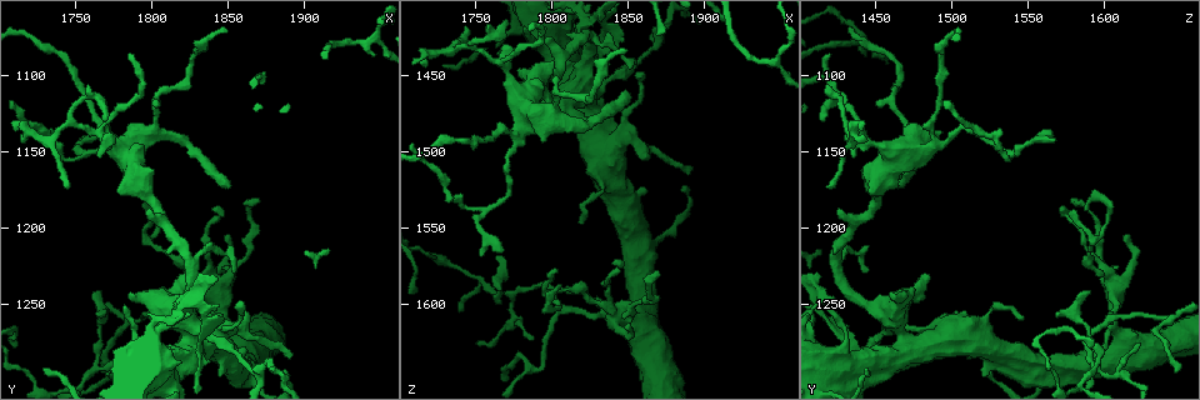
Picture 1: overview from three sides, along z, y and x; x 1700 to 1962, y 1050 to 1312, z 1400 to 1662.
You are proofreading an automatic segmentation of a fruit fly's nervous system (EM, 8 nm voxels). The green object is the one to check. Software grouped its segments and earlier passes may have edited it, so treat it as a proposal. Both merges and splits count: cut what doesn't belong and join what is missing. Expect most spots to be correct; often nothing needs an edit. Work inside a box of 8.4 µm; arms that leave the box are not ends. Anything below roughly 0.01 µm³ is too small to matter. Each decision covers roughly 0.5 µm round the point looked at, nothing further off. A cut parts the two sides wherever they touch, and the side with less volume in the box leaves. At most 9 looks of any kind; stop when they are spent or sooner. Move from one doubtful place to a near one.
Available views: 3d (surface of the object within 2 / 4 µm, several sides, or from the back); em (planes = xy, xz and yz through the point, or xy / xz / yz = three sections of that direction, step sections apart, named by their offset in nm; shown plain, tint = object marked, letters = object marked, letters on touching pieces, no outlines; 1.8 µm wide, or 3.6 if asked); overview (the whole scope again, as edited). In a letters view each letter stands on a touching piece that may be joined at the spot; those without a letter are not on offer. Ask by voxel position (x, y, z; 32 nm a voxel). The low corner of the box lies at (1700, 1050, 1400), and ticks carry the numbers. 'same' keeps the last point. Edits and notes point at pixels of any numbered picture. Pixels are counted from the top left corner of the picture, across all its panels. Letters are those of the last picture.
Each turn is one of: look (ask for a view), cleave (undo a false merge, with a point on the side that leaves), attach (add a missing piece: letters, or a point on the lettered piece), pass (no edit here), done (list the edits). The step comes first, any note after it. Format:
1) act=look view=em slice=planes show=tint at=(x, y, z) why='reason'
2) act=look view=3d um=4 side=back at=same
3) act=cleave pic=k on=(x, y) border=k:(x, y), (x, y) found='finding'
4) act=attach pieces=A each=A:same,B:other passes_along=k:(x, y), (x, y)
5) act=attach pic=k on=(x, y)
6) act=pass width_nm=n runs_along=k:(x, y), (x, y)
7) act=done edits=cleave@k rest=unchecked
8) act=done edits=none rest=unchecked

act=look view=3d um=4 side=back at=(1818, 1256, 1458)

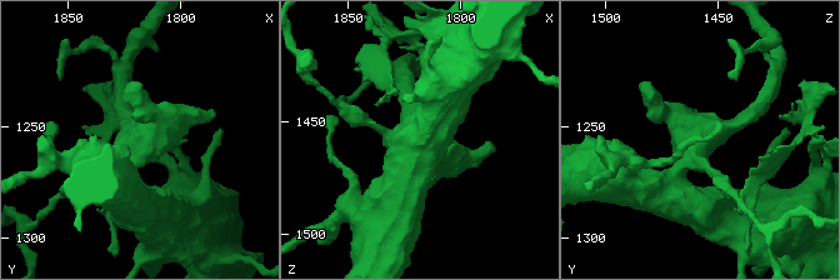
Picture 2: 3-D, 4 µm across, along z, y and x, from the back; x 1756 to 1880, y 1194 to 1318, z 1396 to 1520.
act=look view=em um=3.6 slice=yz step=8 show=letters at=(1819, 1259, 1460) why='now the EM'

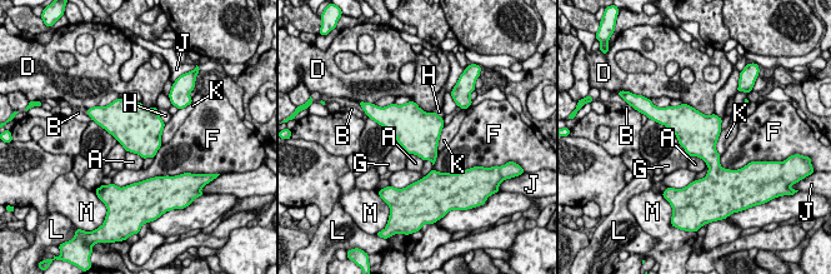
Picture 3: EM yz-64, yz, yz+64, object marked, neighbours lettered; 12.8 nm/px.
act=pass each=A:other,B:other,D:other,F:other,G:other,H:other,J:other,K:other,L:other,M:other border=3:(690, 155), (697, 155), (706, 164) found='continuous, no second cell'

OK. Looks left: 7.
act=look view=em slice=xz step=16 show=tint at=(1784, 1152, 1464) why='four arms meet'

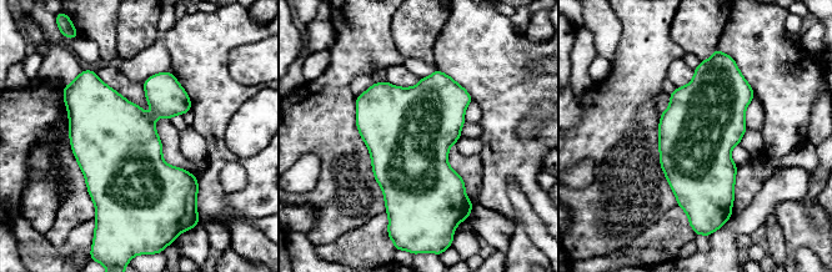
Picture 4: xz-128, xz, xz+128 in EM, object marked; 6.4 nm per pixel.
act=look view=em slice=planes show=letters at=same why='cut it another way'

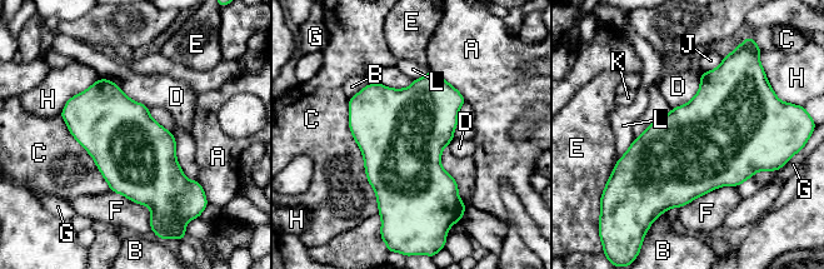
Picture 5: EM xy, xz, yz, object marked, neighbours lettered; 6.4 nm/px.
act=pass longest_contact=C:750nm each=A:other,B:other,C:other,D:other,E:other,F:other,G:other,H:other,J:other,K:other,L:other border=5:(99, 78), (111, 80), (149, 108) found='one cell here'

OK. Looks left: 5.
act=look view=em slice=yz step=4 show=letters at=(1852, 1172, 1462) why='free end'

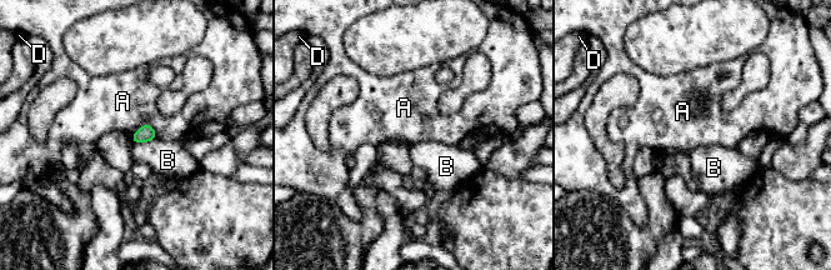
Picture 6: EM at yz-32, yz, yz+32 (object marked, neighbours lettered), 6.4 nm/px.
act=look view=em slice=planes show=letters at=same

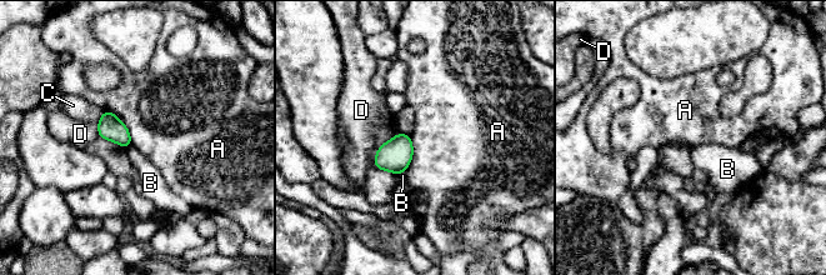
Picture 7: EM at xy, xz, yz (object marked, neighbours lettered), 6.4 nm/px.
act=pass width_nm=150 longest_contact=A:280nm each=A:other,B:other,C:other,D:other found='none of them fits'

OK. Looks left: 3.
act=look view=em slice=planes show=tint at=(1842, 1244, 1610)

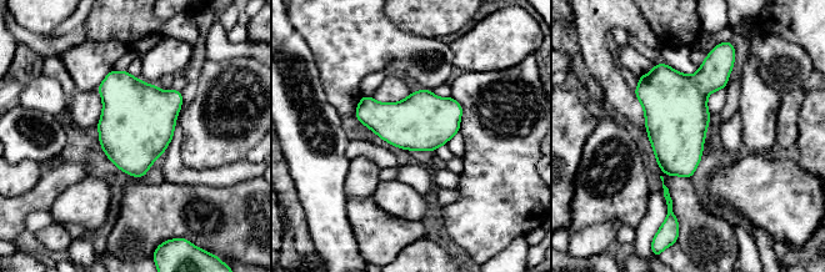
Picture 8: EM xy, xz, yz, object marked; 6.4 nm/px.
act=look view=em slice=planes show=letters at=same

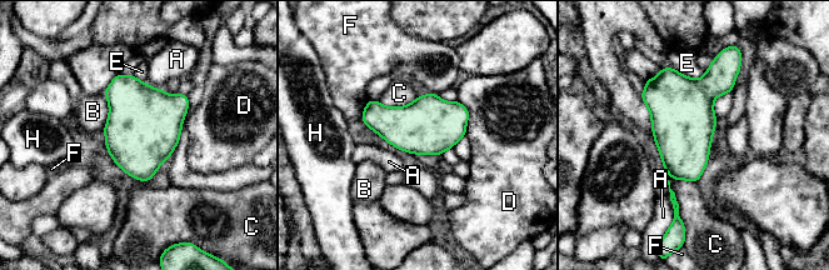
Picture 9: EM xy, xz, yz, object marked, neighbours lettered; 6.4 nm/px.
act=pass width_nm=380 each=A:other,B:other,C:other,D:other,E:other,F:other,H:other found='one cell here'

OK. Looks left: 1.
act=done edits=none rest=unchecked

